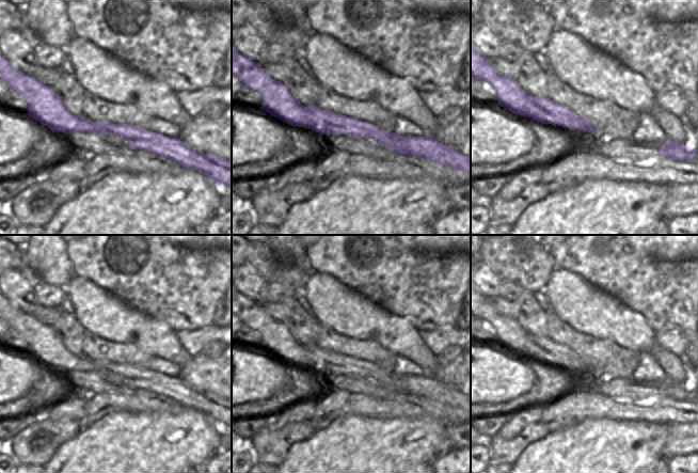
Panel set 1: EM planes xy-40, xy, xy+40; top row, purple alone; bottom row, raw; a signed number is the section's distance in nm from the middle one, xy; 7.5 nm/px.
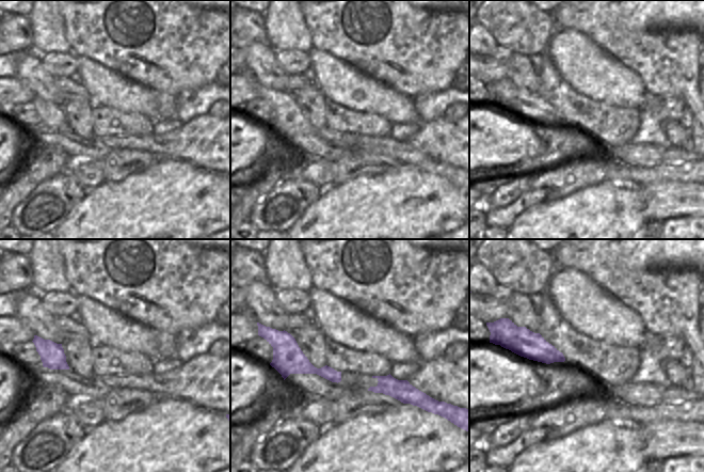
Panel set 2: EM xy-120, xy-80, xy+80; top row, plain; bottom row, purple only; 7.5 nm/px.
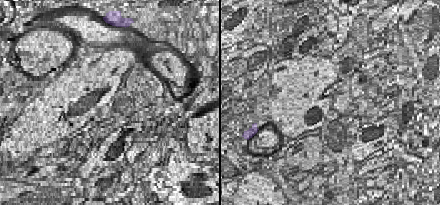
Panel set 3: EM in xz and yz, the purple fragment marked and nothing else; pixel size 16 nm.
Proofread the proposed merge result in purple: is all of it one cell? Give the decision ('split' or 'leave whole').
split

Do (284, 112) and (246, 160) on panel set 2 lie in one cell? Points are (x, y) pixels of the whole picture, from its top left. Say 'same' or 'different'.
different

